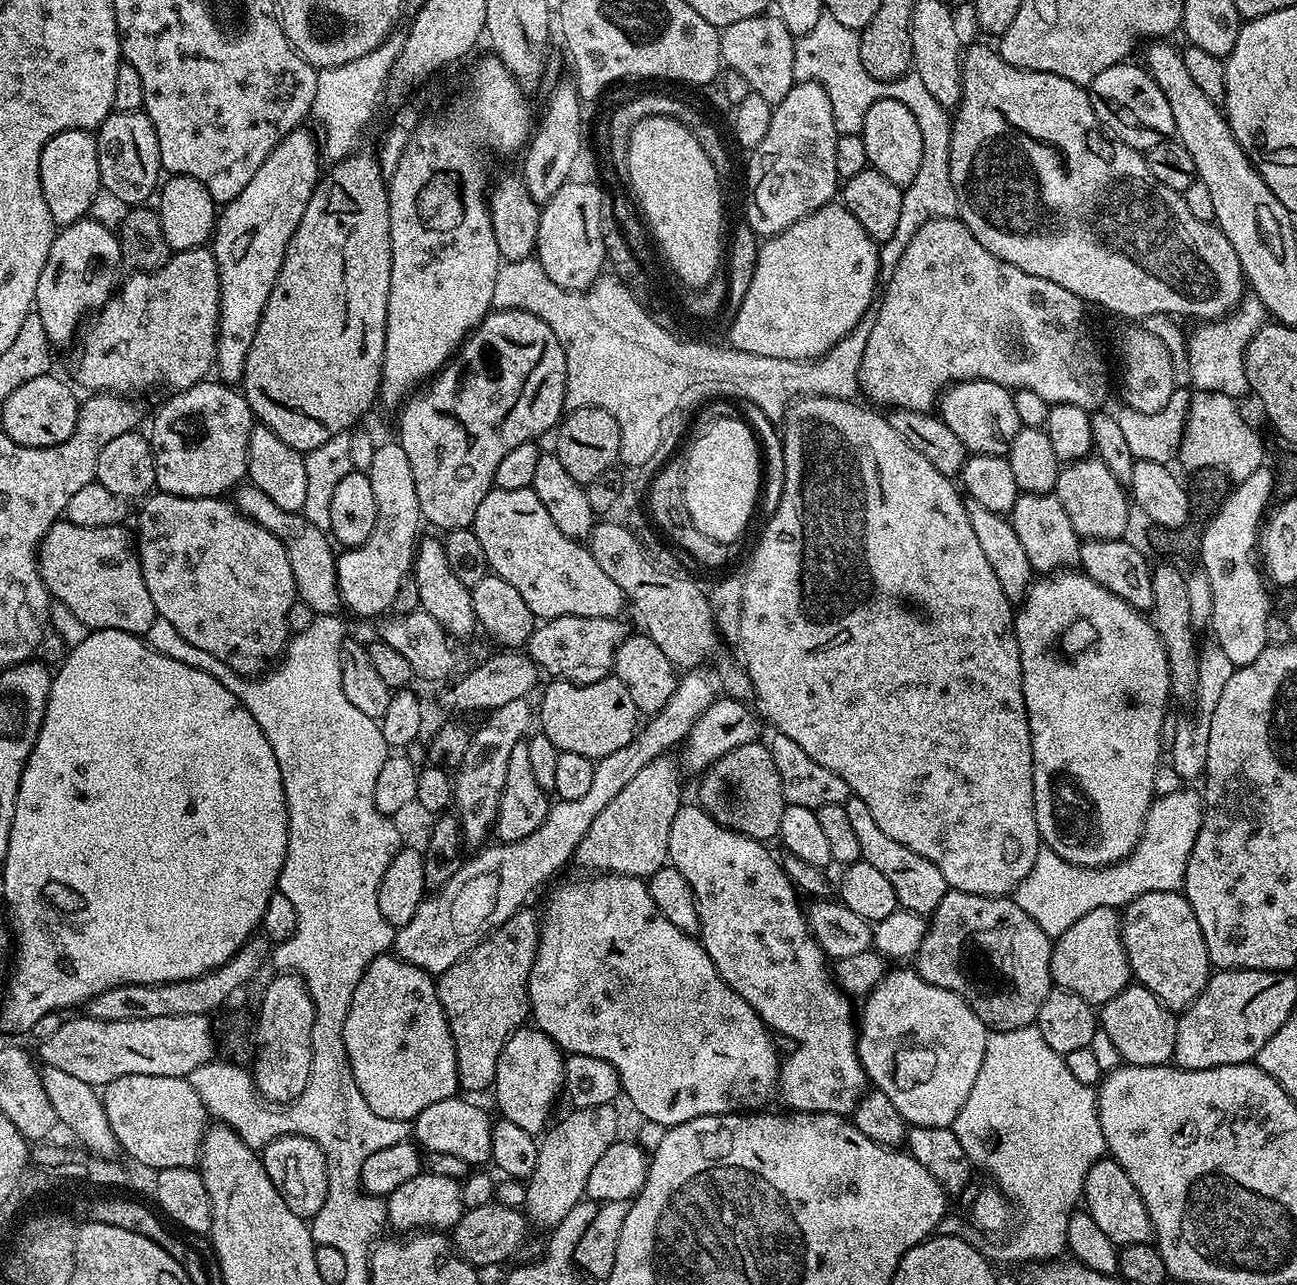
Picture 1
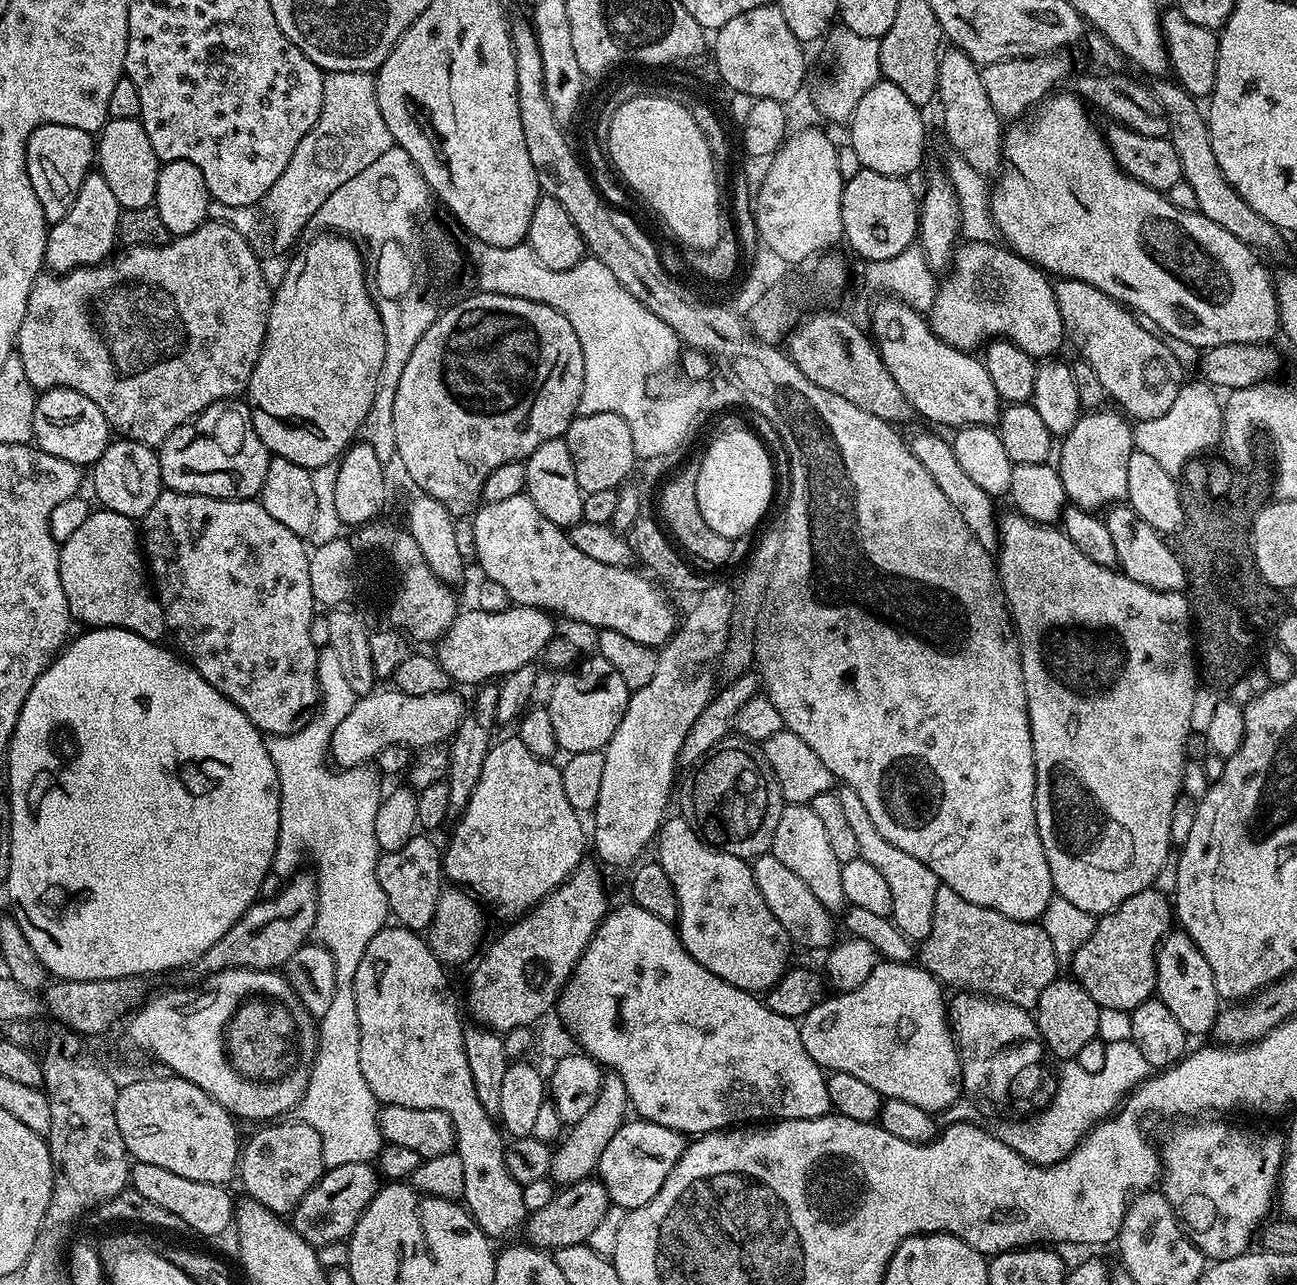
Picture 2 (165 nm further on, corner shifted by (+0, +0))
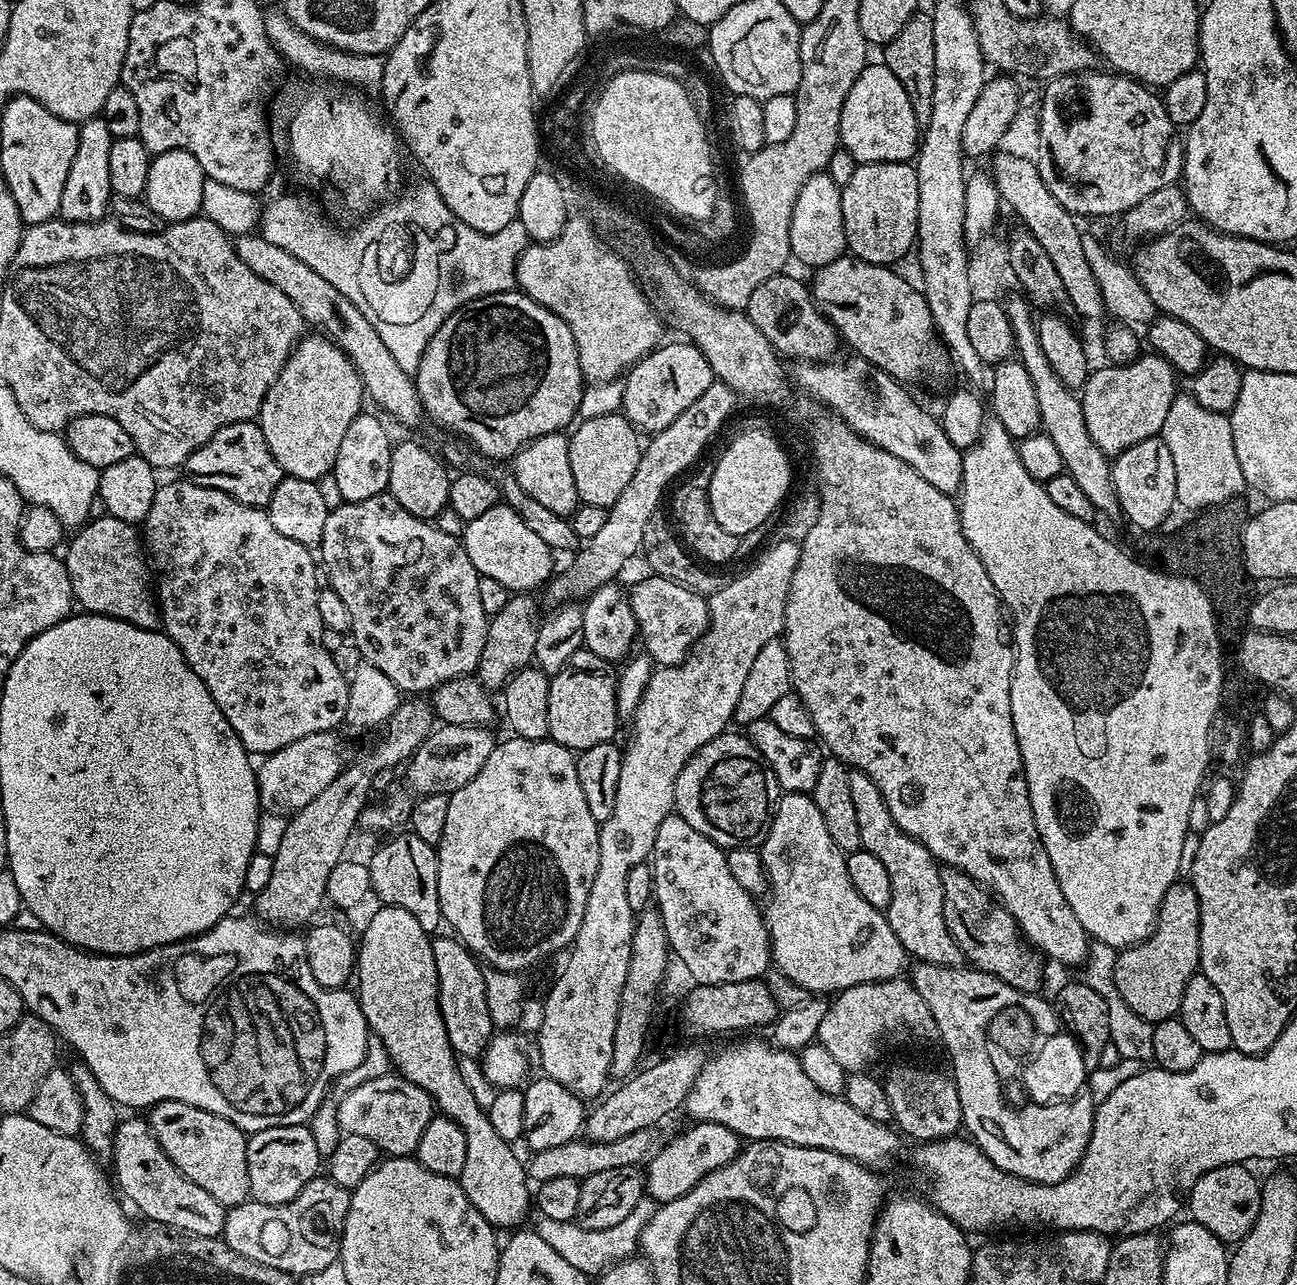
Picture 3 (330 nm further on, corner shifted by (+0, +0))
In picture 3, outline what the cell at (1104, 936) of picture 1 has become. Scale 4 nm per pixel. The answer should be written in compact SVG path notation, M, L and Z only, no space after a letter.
M1177 882L1171 884L1166 890L1166 894L1160 903L1160 913L1156 915L1156 926L1151 936L1143 940L1141 944L1133 944L1130 948L1119 949L1116 953L1116 961L1112 969L1114 970L1114 986L1134 1010L1142 1018L1146 1018L1155 1026L1162 1020L1171 1020L1180 1011L1182 994L1190 982L1190 978L1197 975L1200 967L1200 903L1198 894L1190 882Z

